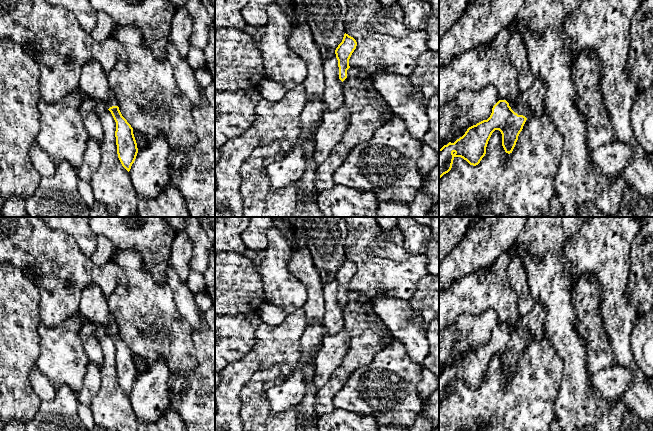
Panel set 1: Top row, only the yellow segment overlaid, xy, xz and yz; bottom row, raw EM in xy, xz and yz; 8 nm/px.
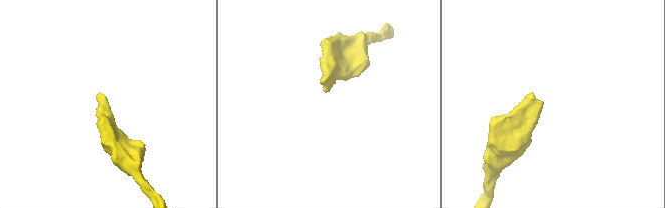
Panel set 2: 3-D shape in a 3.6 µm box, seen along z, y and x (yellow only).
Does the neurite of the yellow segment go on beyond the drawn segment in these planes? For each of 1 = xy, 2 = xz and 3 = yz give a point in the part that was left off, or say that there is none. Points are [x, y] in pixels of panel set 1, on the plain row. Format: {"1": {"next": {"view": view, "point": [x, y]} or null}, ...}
{"1": {"next": {"view": "xy", "point": [111, 325]}}, "2": {"next": null}, "3": {"next": {"view": "yz", "point": [518, 333]}}}

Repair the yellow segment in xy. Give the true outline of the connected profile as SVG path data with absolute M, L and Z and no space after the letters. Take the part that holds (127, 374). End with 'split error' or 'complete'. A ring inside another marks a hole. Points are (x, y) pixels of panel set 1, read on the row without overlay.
M110 315L109 322L104 329L106 333L111 336L116 346L115 361L118 382L122 390L129 396L138 377L137 367L133 358L133 352L122 340L112 315Z; split error

